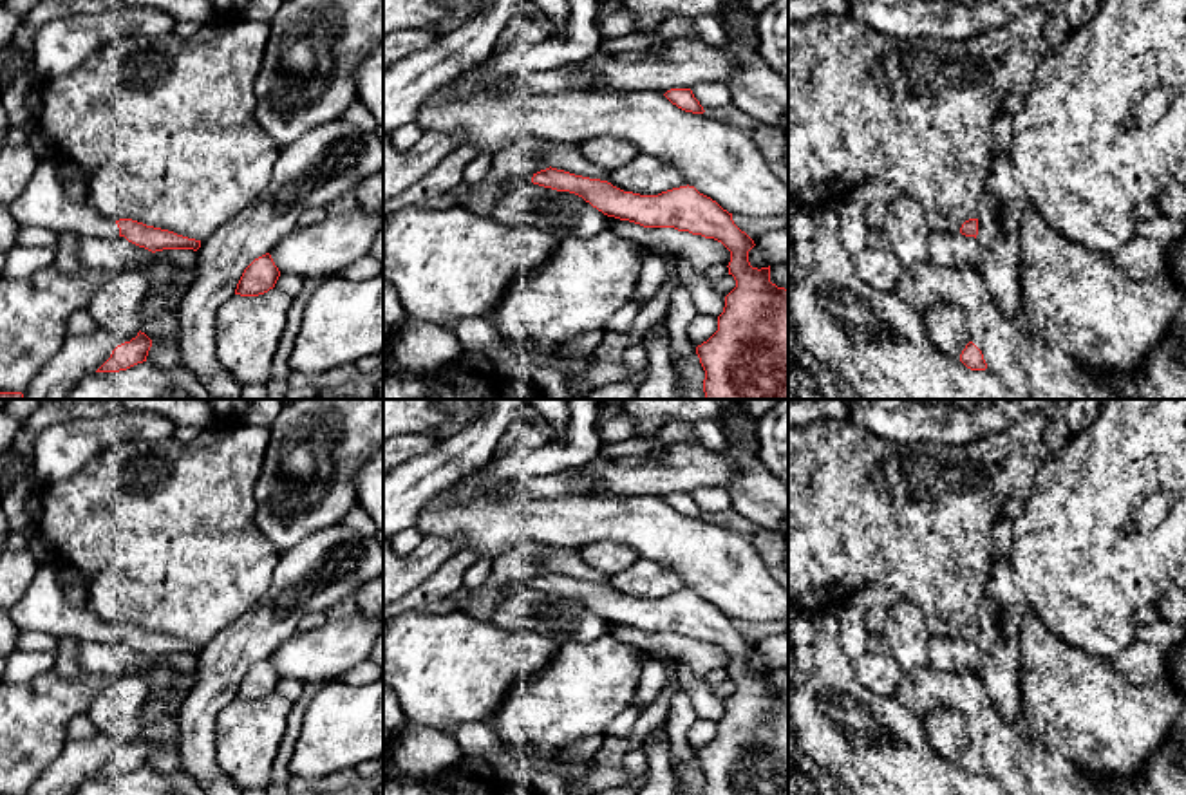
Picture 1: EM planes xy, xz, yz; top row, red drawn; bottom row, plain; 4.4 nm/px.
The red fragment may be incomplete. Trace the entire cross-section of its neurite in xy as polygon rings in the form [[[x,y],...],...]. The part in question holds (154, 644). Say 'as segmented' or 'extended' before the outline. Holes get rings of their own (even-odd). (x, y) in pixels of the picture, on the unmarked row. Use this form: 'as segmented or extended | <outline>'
extended | [[[54,562],[40,564],[25,594],[7,609],[7,614],[22,632],[42,631],[58,640],[78,638],[81,643],[125,641],[128,647],[152,658],[163,654],[197,656],[201,652],[201,645],[168,634],[146,631],[132,623],[112,625],[92,605],[71,605],[56,582]]]

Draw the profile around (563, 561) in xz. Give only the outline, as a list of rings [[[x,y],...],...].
[[[546,547],[546,560],[544,567],[551,573],[564,575],[575,580],[589,582],[589,584],[600,584],[607,585],[611,582],[609,575],[604,575],[597,569],[593,569],[589,564],[582,560],[579,555],[579,549],[573,547]]]

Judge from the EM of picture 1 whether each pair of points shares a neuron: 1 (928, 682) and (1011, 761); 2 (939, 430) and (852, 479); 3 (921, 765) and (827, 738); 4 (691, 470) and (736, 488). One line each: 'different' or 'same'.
1: same
2: different
3: same
4: different

